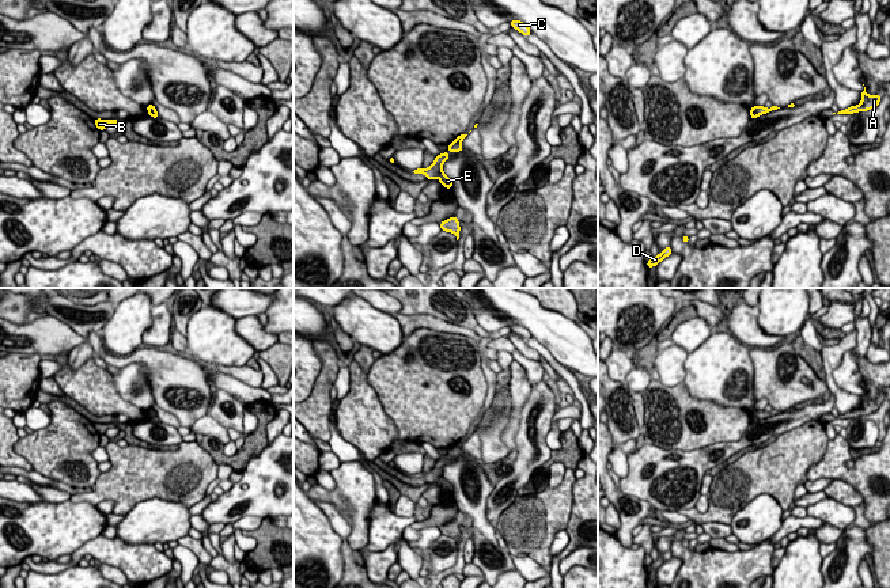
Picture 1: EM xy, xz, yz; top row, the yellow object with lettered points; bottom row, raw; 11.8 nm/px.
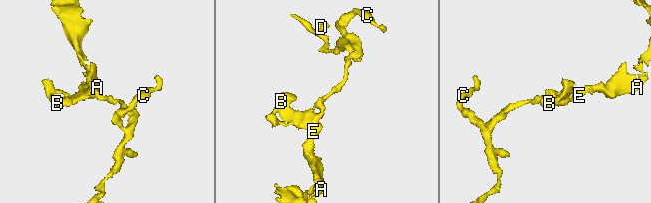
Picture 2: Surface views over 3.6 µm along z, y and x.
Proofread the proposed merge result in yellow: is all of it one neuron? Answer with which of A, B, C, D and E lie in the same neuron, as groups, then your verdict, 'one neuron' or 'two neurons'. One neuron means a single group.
A B E / C D | two neurons

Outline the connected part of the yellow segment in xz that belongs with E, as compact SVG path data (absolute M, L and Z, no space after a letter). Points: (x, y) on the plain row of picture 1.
M457 445L448 448L448 452L444 458L435 460L435 466L428 473L416 473L414 478L424 478L427 483L438 482L443 492L452 493L452 485L443 477L443 467L450 462L448 455L462 456L462 449Z

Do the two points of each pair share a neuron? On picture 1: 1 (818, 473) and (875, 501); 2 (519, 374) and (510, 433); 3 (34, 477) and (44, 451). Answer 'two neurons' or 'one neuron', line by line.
1: one neuron
2: one neuron
3: two neurons

